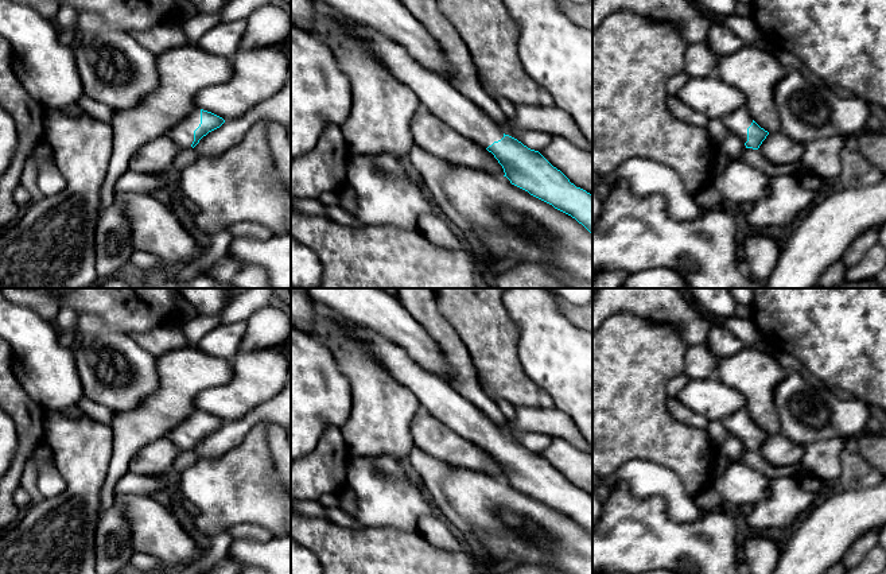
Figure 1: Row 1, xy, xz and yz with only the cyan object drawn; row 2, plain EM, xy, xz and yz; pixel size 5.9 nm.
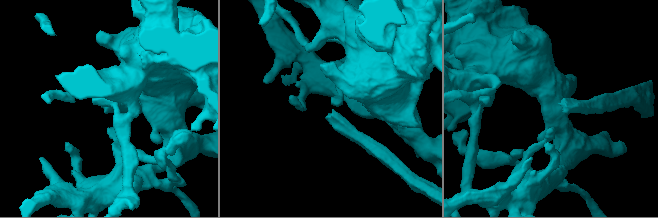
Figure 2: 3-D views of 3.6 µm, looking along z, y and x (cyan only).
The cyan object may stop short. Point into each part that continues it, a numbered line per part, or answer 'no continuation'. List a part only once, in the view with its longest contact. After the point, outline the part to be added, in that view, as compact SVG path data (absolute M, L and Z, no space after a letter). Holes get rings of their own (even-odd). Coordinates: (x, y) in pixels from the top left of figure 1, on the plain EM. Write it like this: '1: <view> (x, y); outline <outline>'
1: xy (182, 435); outline M193 411L183 423L168 430L166 438L170 439L179 450L190 450L194 443L194 433L201 426L201 411Z

